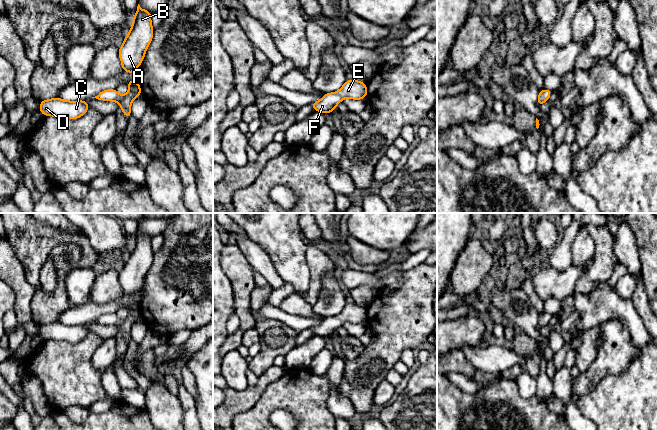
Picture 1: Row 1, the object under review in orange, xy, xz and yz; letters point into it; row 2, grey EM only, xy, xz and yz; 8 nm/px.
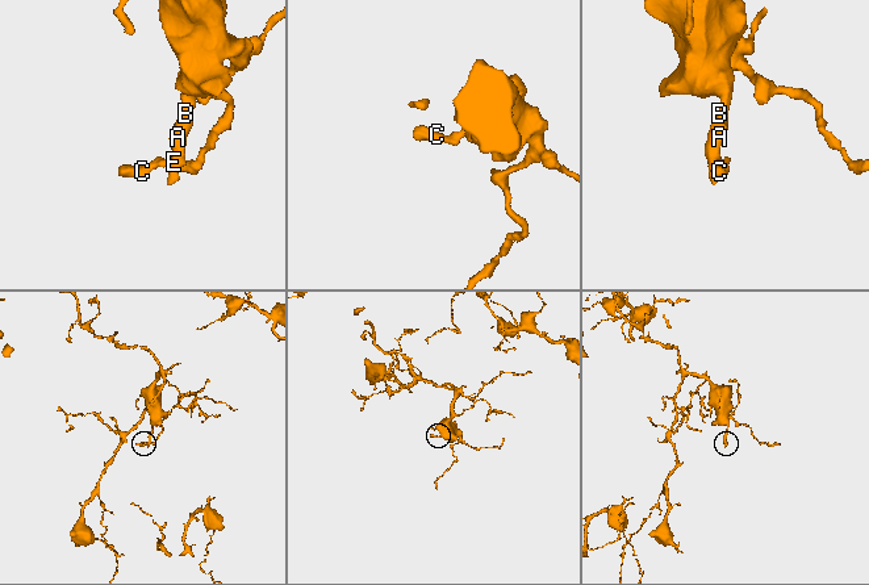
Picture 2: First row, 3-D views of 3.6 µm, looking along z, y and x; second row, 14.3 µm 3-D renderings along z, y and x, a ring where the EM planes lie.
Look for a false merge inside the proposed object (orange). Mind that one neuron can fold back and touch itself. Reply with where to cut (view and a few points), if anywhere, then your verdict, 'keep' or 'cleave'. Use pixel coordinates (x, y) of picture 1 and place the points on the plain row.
no cut | keep

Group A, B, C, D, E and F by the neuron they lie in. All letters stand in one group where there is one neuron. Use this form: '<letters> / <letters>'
A B C D E F

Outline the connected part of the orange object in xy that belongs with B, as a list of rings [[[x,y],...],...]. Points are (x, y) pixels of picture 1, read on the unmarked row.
[[[138,228],[133,250],[119,272],[119,281],[123,295],[134,297],[144,283],[144,279],[153,262],[151,235],[143,234]]]

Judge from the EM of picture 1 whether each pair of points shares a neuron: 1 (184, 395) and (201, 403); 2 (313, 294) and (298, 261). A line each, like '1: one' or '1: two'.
1: two
2: two

